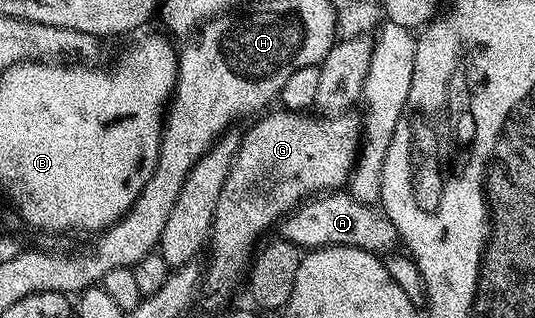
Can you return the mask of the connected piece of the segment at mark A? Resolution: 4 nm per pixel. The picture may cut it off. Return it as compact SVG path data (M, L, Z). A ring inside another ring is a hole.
M336 190L310 197L287 213L281 221L282 239L296 244L301 250L328 248L329 246L353 246L366 252L391 254L400 247L399 231L389 217L378 207L357 202L350 191Z

